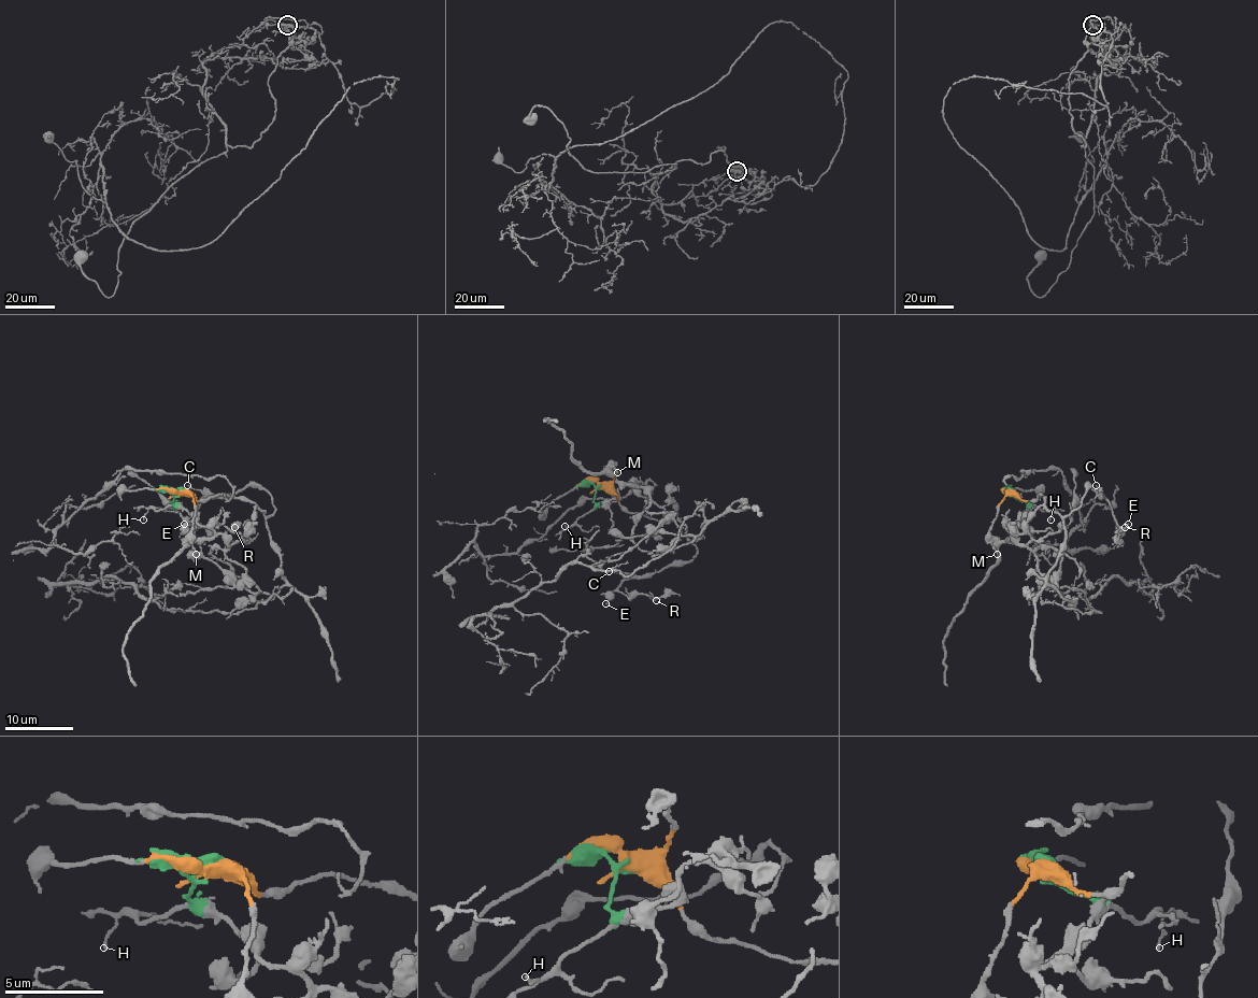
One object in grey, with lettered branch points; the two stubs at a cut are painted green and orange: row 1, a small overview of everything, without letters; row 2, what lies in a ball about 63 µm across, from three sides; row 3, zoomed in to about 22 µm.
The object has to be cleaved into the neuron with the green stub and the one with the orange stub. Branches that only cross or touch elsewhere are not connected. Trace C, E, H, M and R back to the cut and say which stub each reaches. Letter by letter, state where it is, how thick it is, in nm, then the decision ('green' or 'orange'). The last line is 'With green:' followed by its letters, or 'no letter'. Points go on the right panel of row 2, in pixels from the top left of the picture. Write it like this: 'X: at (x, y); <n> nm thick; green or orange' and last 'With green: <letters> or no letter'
C: at (1096, 485); 110 nm thick; orange
E: at (1128, 524); 120 nm thick; orange
H: at (1051, 519); 140 nm thick; green
M: at (997, 554); 120 nm thick; orange
R: at (1125, 527); 120 nm thick; orange
With green: H

